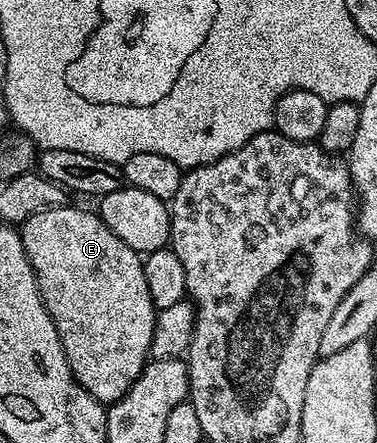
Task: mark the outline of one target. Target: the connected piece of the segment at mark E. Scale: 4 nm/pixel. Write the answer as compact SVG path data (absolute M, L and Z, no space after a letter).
M71 207L46 208L44 212L33 214L21 225L21 235L27 260L35 271L36 282L39 283L39 296L43 299L43 304L49 310L49 314L57 326L57 334L61 338L67 361L77 378L77 382L100 404L110 406L112 402L120 400L126 394L129 386L133 386L133 382L141 375L143 368L149 362L157 309L149 294L149 284L145 282L144 257L129 246L125 246L125 242L121 242L121 238L117 238L117 234L113 234L113 230L109 230L109 226L105 226L105 222L94 211L86 212L83 208Z

